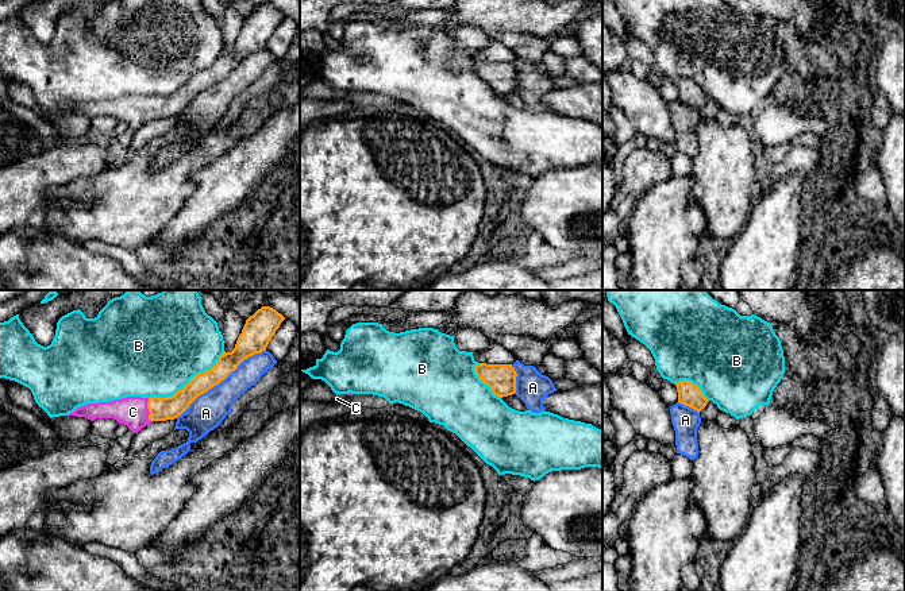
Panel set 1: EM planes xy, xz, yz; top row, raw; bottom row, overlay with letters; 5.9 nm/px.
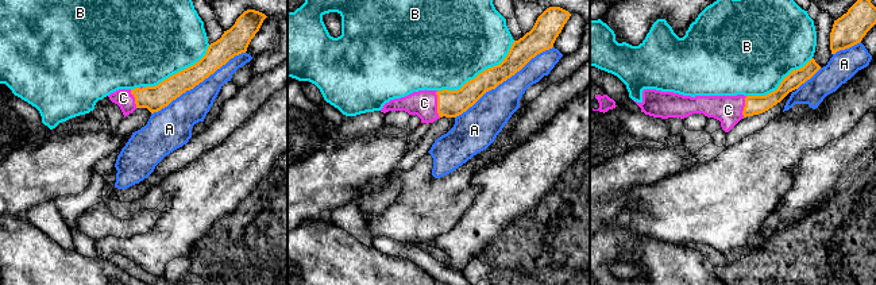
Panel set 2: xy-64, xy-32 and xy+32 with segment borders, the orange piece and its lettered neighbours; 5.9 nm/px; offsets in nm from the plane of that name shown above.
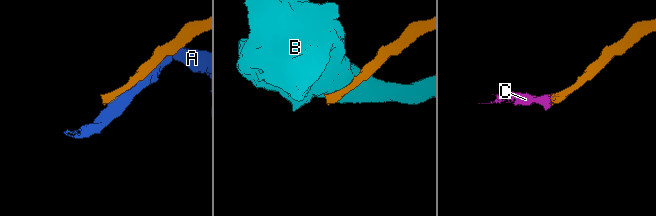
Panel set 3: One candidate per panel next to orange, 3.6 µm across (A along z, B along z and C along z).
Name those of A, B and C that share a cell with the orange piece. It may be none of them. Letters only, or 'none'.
C

